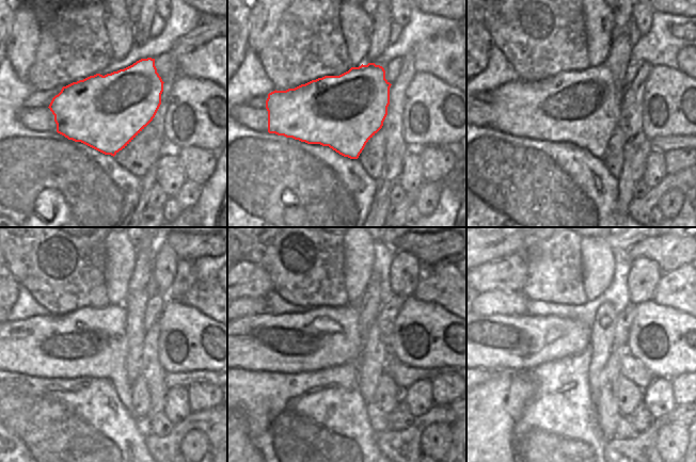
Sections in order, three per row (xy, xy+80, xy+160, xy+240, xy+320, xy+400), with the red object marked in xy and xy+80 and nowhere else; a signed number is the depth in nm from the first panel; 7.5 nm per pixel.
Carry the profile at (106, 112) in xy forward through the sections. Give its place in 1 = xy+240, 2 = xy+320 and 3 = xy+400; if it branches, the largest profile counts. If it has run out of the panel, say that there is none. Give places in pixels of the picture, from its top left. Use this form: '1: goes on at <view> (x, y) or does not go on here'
1: goes on at xy+240 (91, 341)
2: goes on at xy+320 (327, 336)
3: goes on at xy+400 (535, 340)

